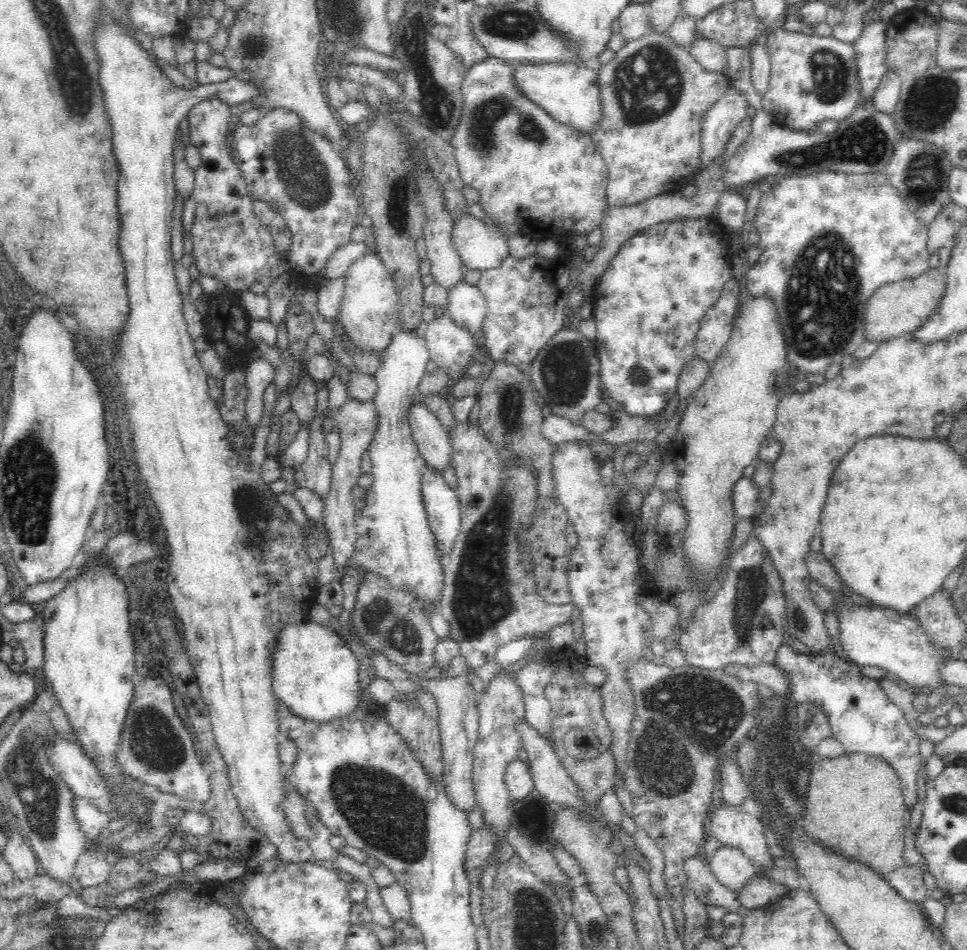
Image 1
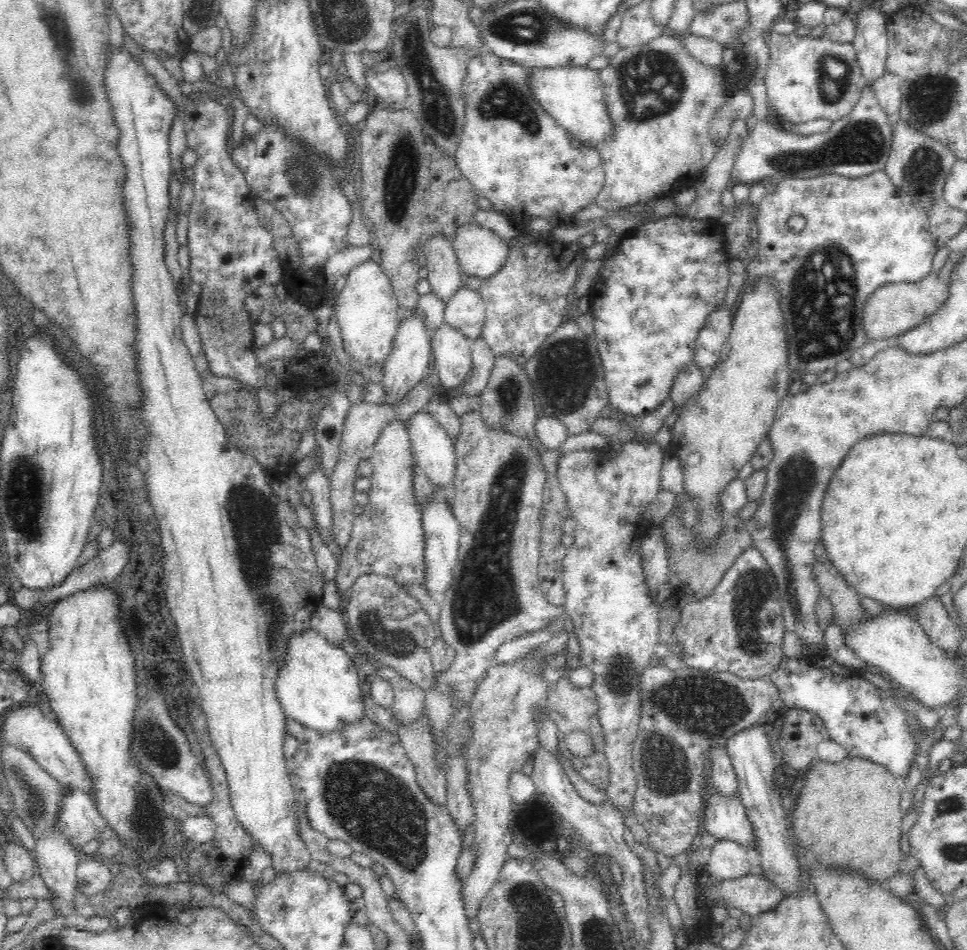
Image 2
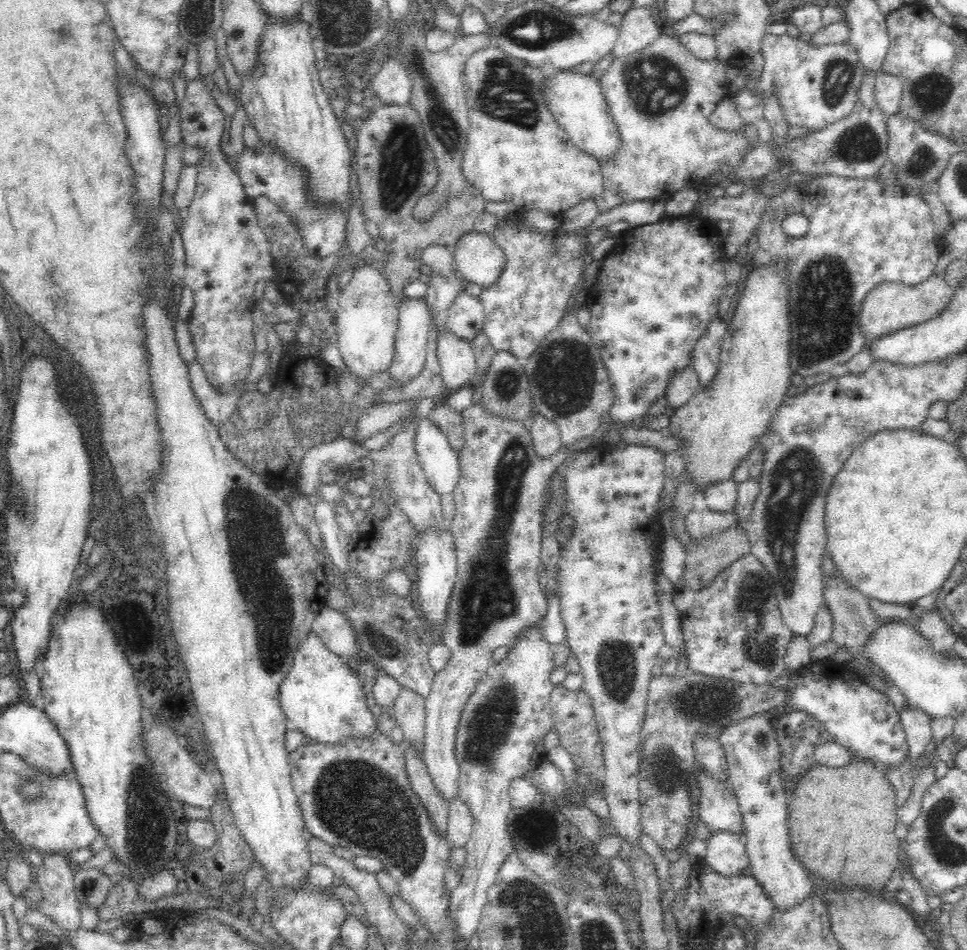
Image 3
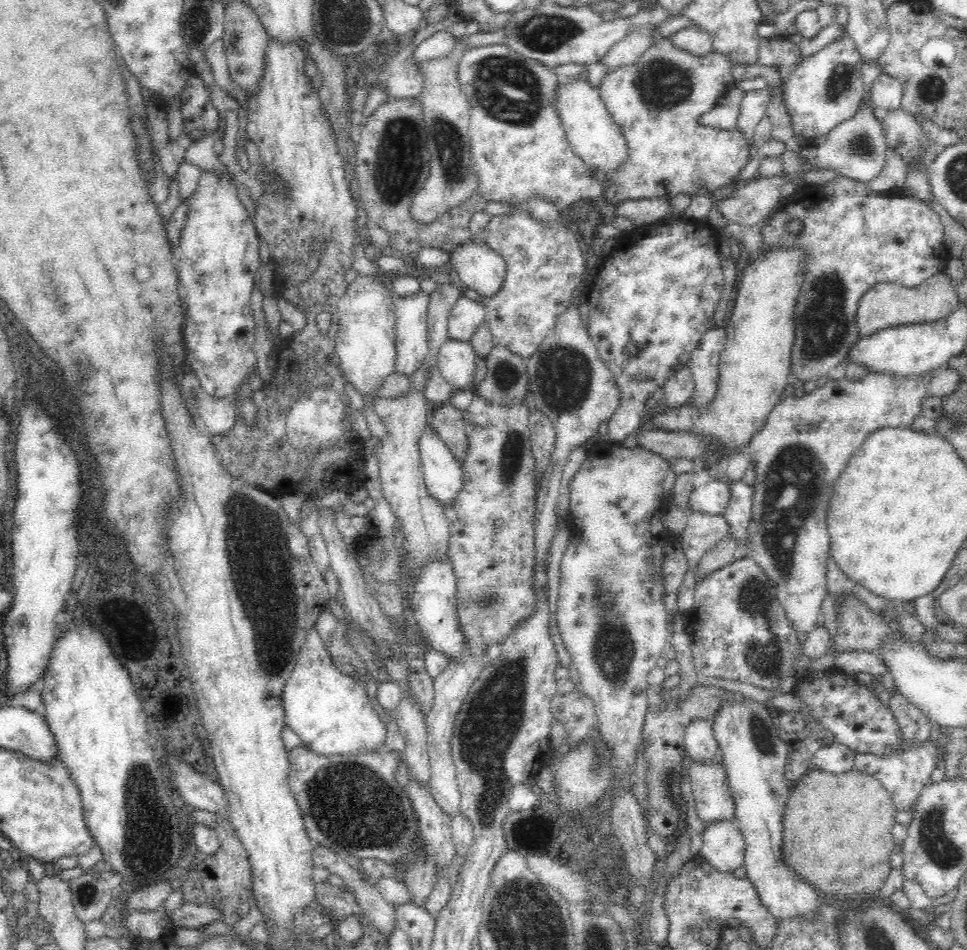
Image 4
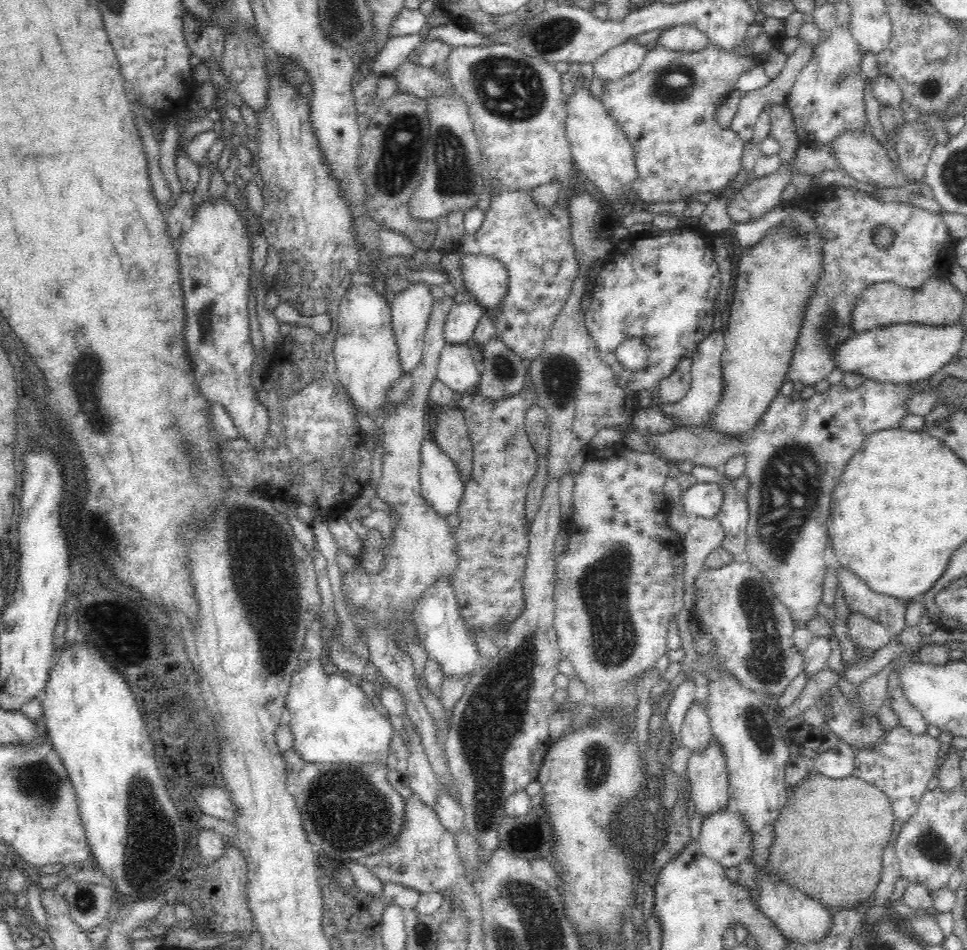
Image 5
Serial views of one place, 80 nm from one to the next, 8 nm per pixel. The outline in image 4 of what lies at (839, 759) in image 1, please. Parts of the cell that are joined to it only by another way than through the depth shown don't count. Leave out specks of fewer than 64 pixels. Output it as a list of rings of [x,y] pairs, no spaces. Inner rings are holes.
[[[814,767],[791,785],[782,820],[784,821],[782,857],[806,881],[810,881],[817,890],[830,898],[872,897],[883,887],[893,869],[890,865],[890,856],[899,849],[892,837],[897,812],[892,795],[872,773],[854,768],[832,773]]]

